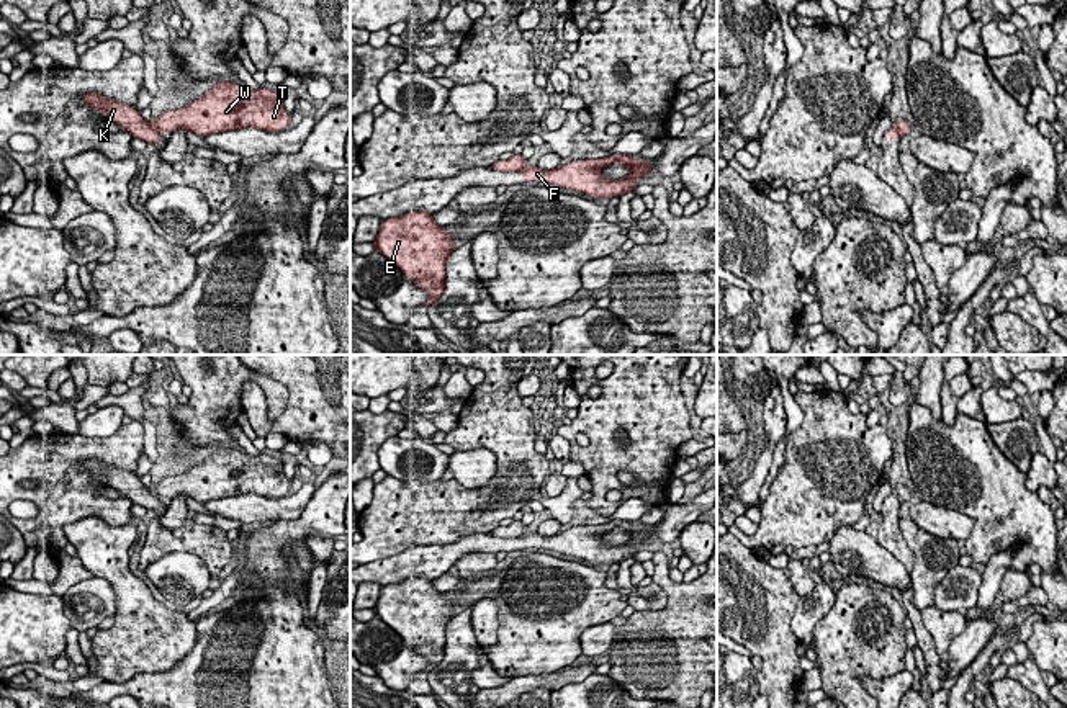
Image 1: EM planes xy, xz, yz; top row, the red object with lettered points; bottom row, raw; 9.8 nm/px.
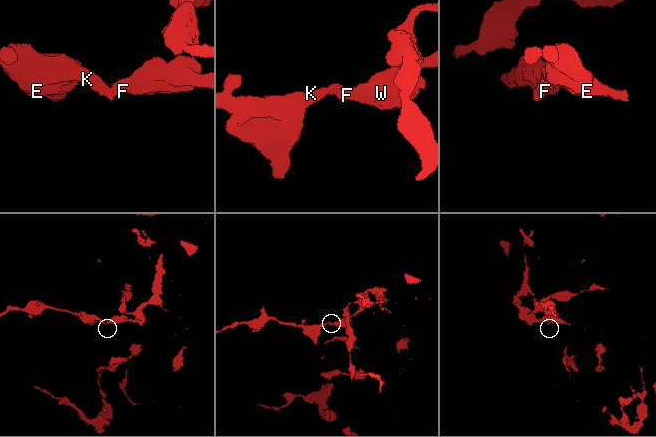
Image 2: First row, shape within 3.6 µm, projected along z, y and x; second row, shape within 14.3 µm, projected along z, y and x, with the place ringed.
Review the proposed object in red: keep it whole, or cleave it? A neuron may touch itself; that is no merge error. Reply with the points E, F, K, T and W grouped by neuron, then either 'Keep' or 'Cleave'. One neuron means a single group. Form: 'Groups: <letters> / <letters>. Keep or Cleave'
Groups: E K / F T W. Cleave

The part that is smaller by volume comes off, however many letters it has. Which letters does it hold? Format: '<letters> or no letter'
E, K

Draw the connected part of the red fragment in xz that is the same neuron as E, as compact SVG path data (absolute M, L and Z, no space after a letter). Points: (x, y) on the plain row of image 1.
M419 576L403 584L381 587L373 612L376 618L430 661L424 669L425 674L443 661L445 628L455 605L432 585L432 579Z

